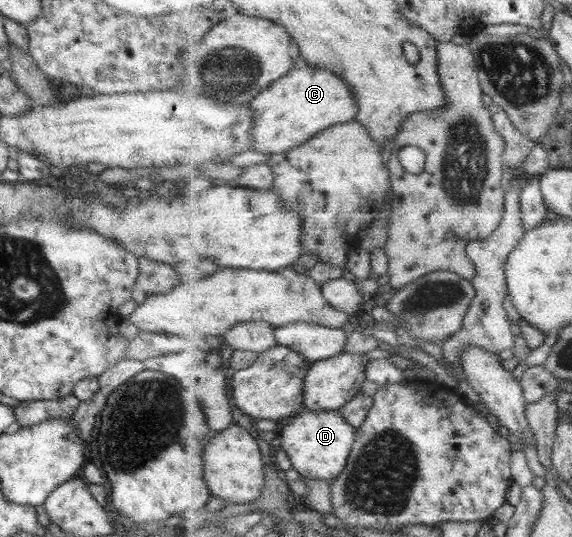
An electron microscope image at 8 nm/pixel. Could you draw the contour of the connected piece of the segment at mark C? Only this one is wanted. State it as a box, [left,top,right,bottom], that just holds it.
[251,64,359,155]

